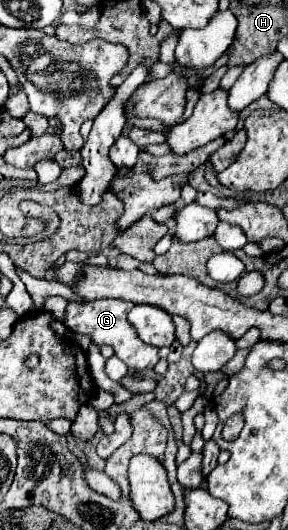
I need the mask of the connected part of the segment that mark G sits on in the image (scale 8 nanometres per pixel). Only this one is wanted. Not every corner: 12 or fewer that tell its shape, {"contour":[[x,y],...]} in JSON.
{"contour":[[121,298],[67,302],[69,332],[109,344],[129,368],[151,370],[159,348],[145,344]]}

